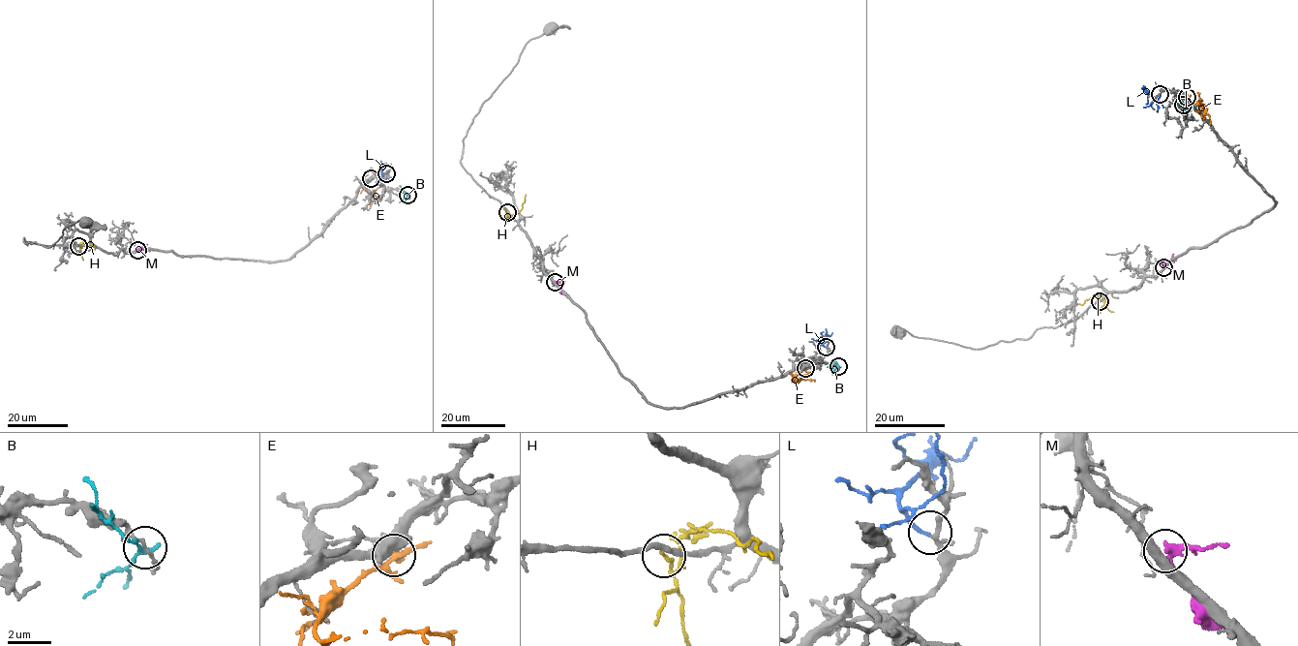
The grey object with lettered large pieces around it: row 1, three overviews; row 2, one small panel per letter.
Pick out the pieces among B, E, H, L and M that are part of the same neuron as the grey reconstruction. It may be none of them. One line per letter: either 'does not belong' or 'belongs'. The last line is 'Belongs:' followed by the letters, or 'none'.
B: does not belong
E: does not belong
H: does not belong
L: does not belong
M: does not belong
Belongs: none

